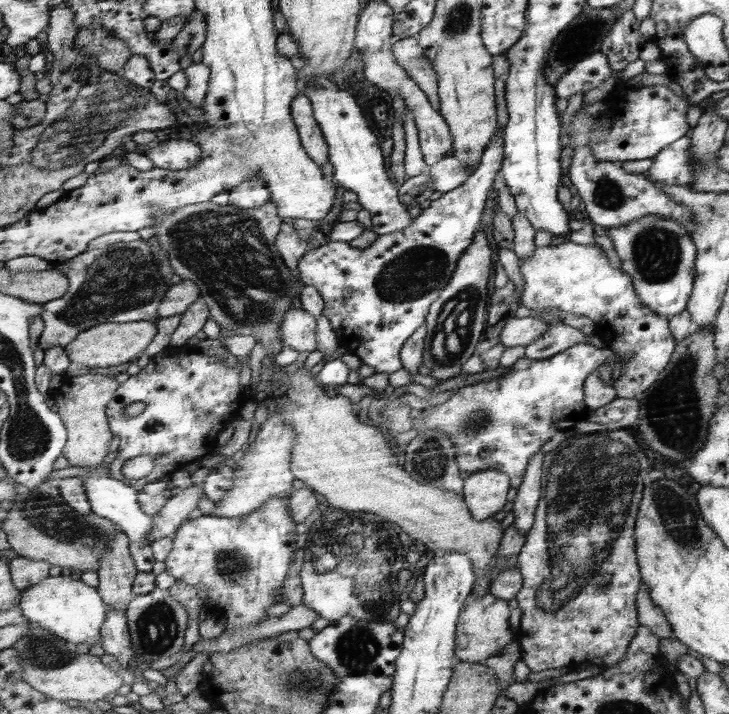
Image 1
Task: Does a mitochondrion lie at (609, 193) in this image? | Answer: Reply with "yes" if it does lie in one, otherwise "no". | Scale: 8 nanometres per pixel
yes

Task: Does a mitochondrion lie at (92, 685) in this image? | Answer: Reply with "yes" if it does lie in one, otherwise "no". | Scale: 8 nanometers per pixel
no

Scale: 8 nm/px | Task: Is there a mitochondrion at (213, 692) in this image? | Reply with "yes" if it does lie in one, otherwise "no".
no

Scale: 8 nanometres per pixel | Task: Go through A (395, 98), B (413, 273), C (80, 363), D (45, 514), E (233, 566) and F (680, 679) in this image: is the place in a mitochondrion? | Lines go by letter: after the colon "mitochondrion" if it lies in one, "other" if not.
A: other
B: mitochondrion
C: other
D: mitochondrion
E: mitochondrion
F: other

